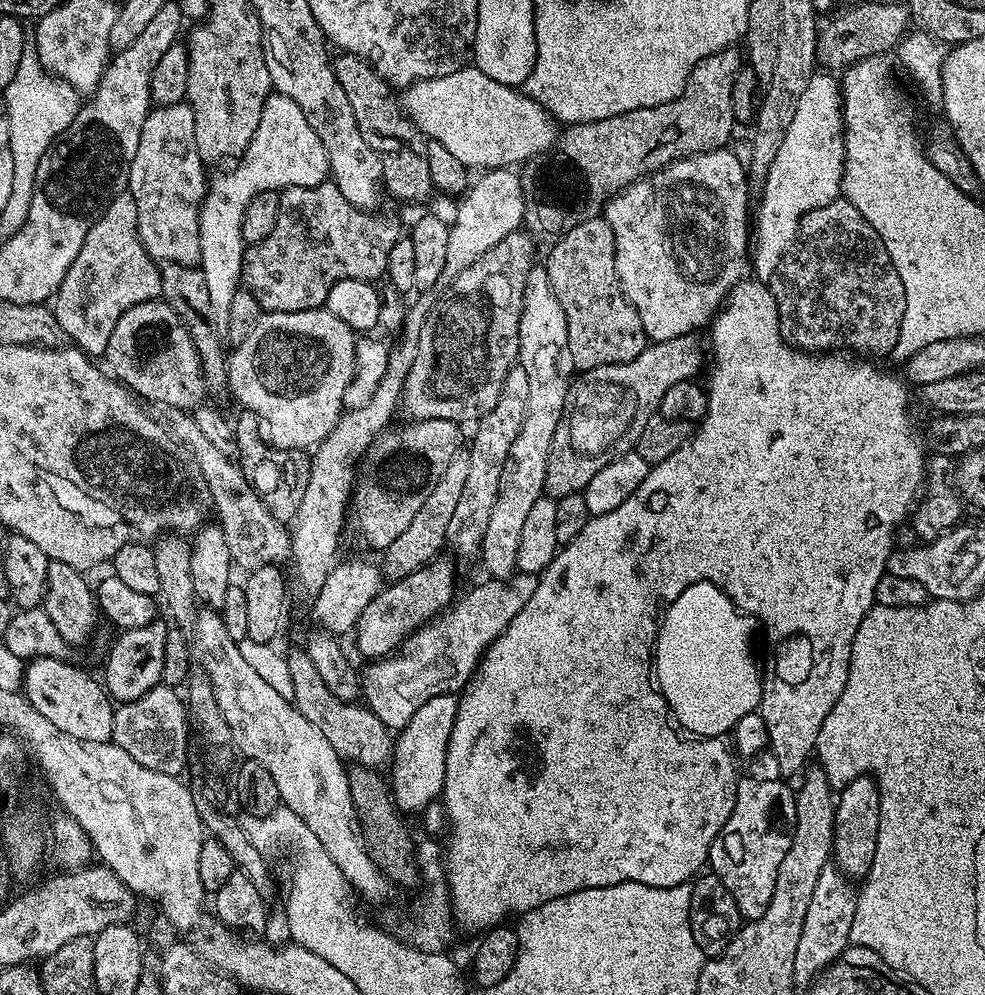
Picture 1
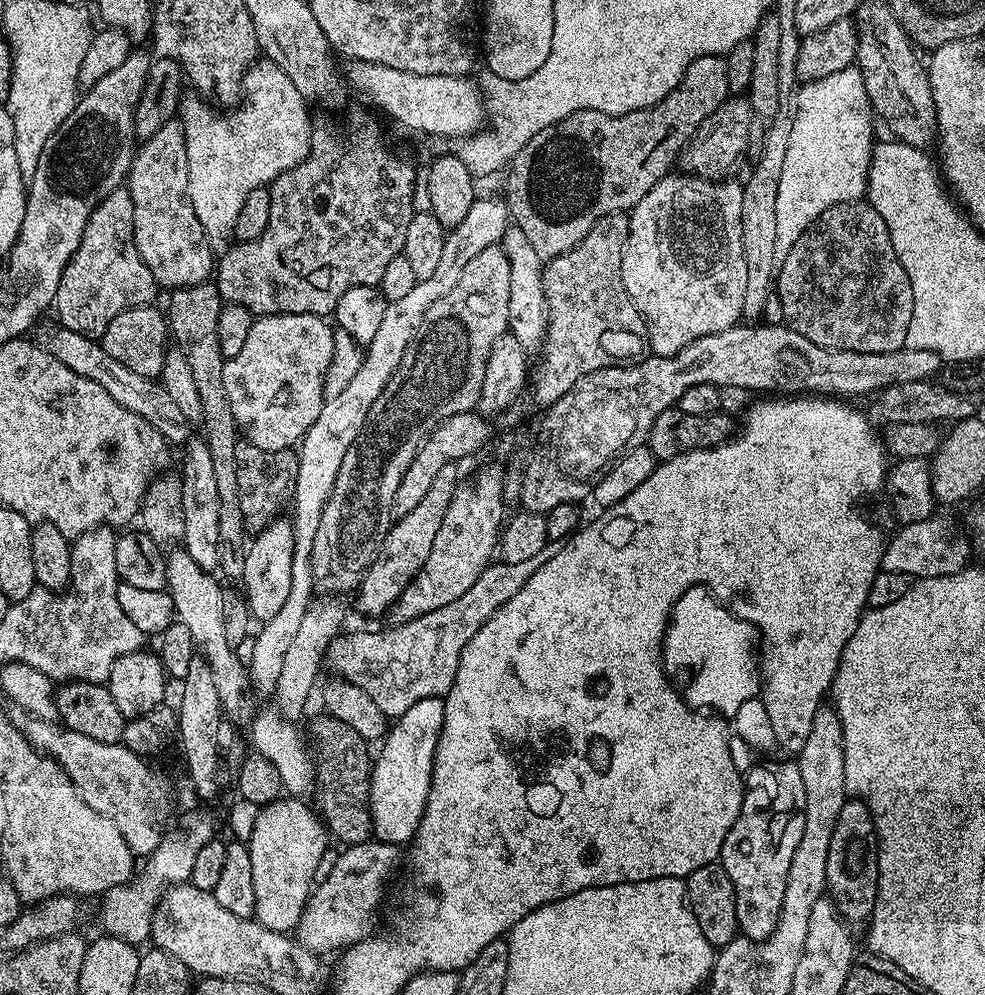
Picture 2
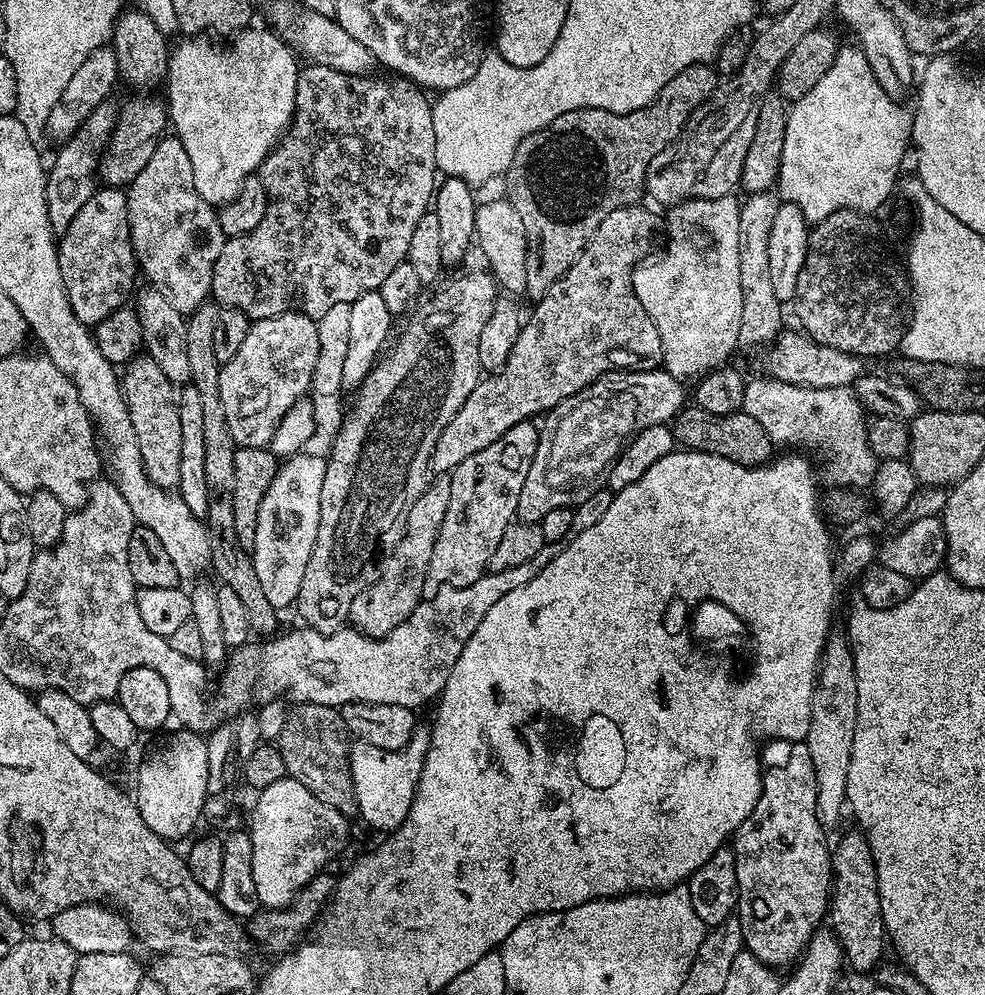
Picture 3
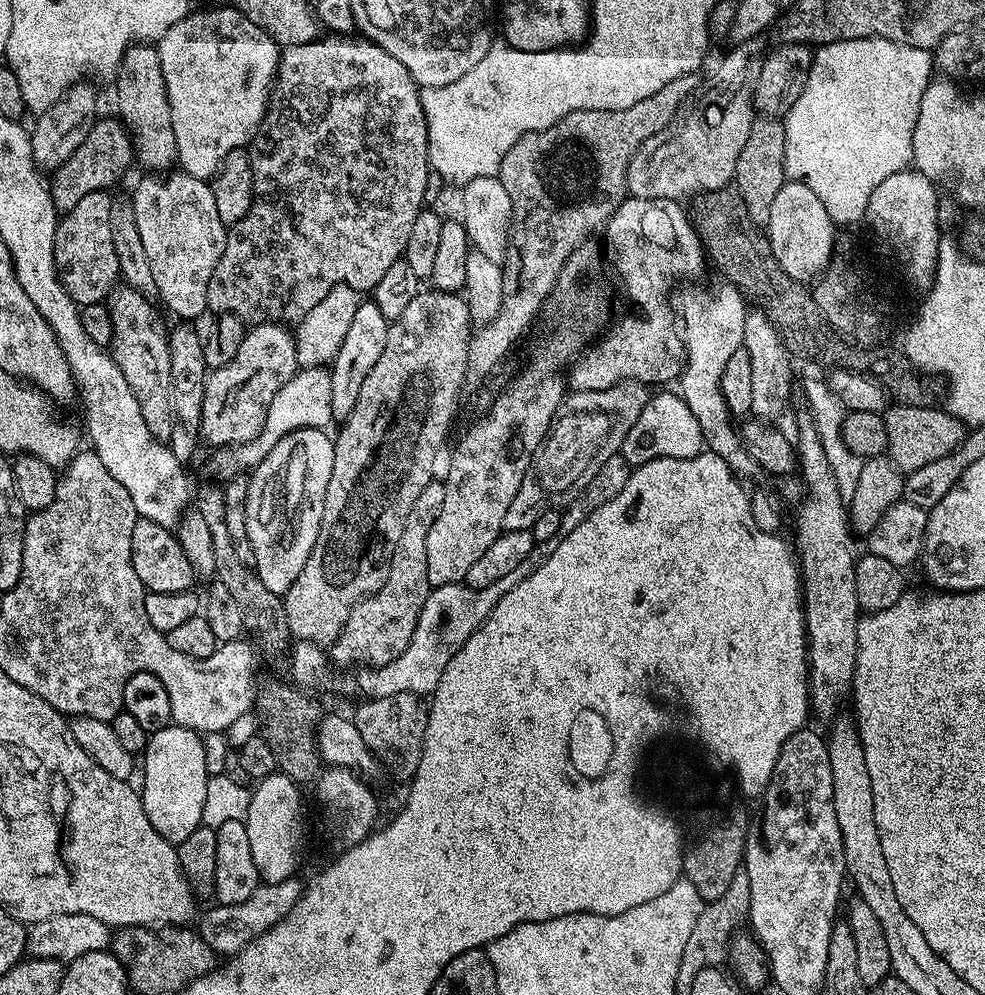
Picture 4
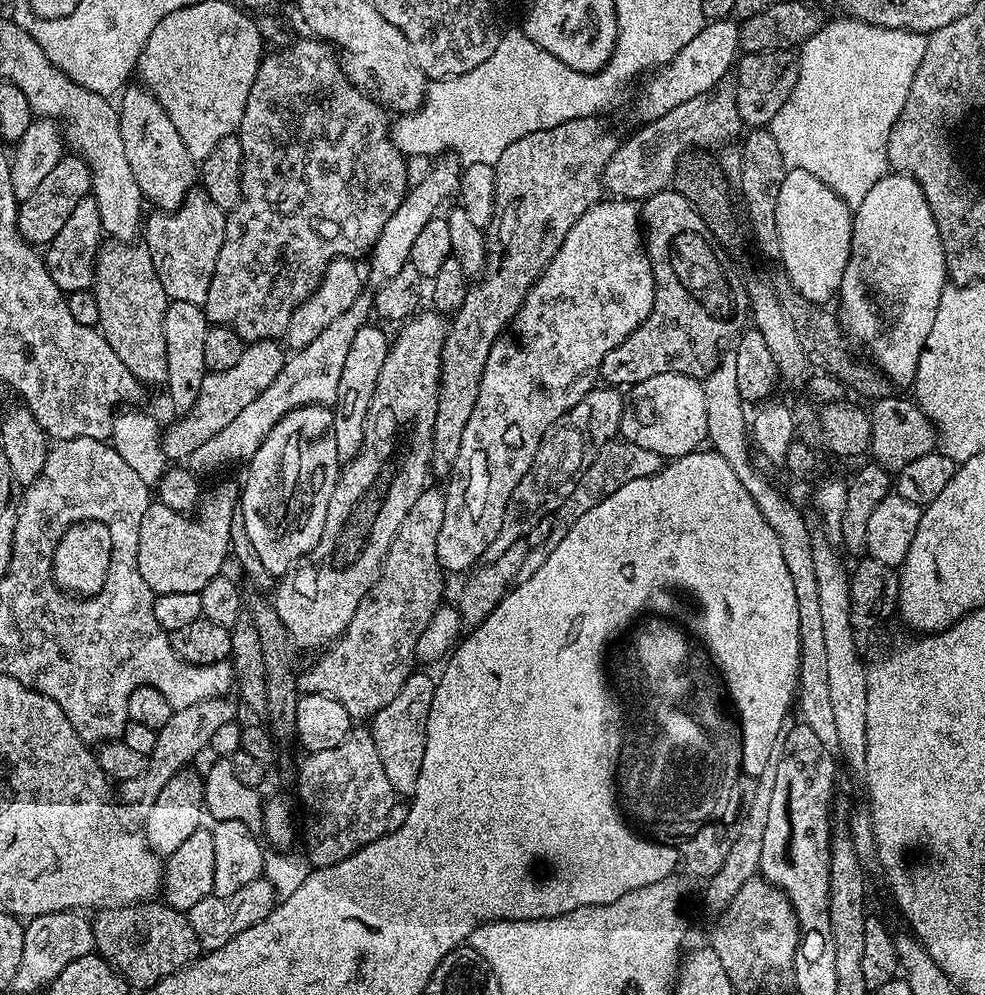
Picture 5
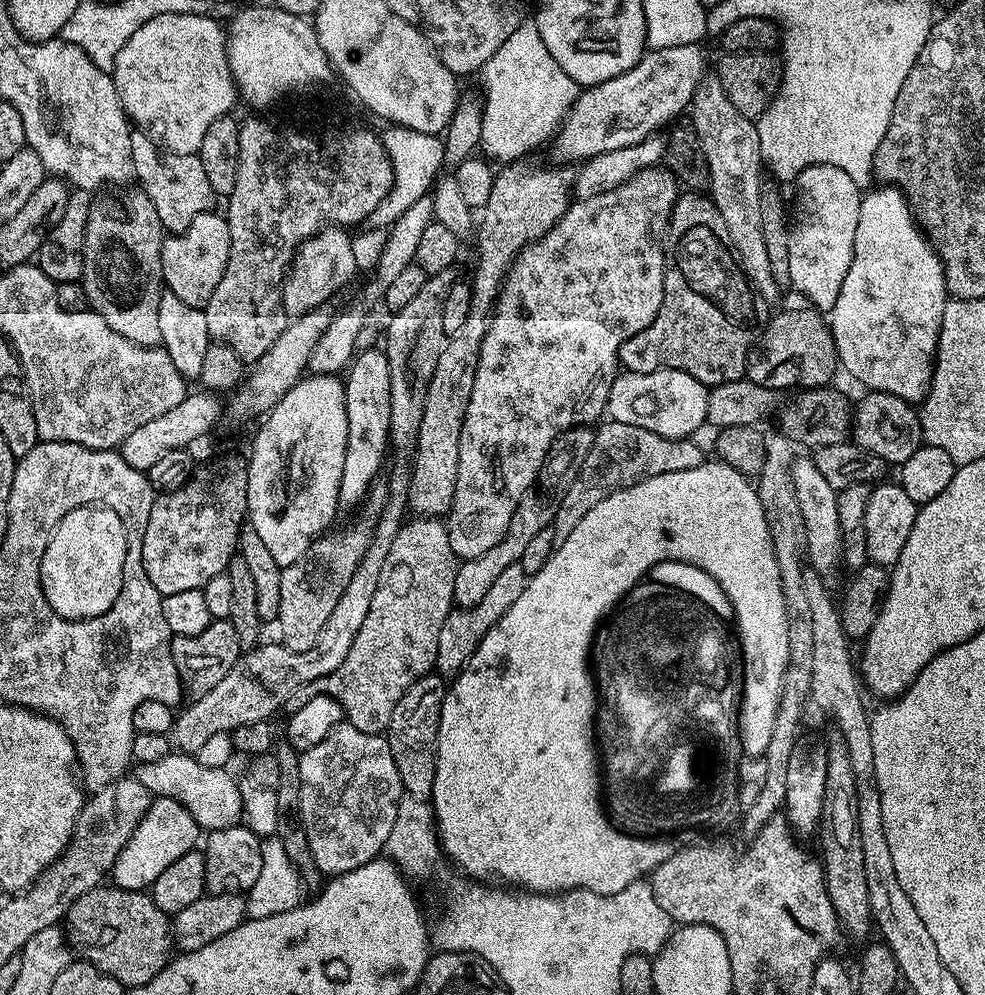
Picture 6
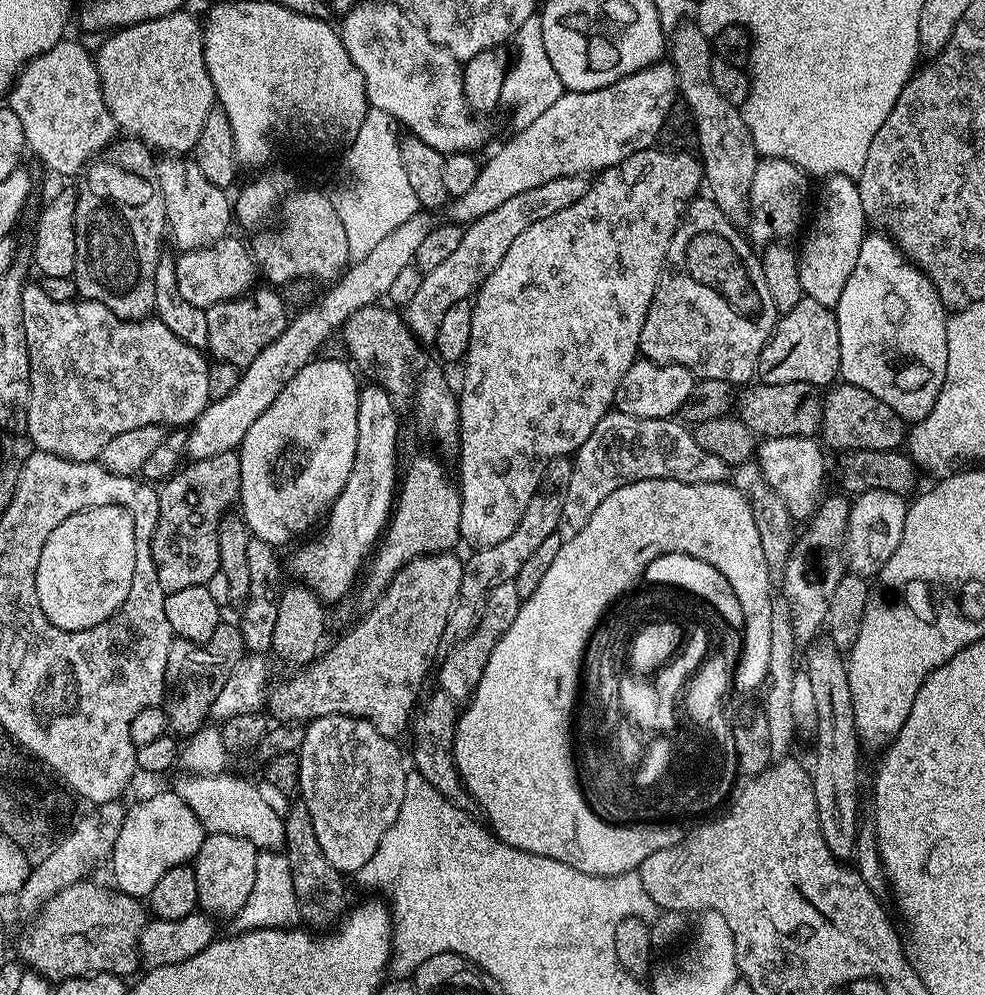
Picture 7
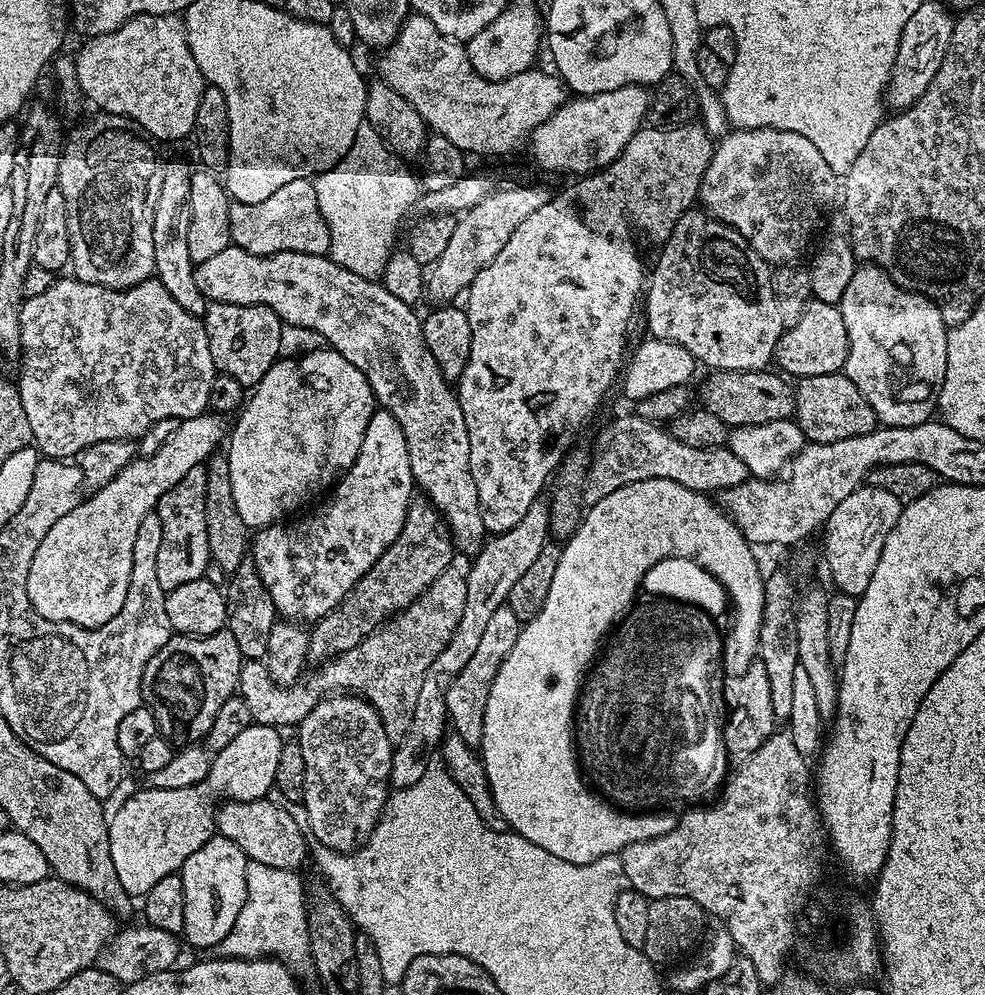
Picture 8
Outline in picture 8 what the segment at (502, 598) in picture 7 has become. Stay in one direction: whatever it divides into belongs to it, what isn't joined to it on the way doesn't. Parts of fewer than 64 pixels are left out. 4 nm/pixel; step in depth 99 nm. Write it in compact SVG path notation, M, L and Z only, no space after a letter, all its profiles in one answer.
M506 606L494 610L490 623L486 625L486 631L482 633L478 647L474 650L474 655L470 657L470 662L466 662L464 669L453 678L446 690L446 710L451 727L462 736L463 741L468 745L479 745L490 686L502 662L510 654L510 650L514 650L514 642L518 642L521 627L522 622L516 617L514 610Z

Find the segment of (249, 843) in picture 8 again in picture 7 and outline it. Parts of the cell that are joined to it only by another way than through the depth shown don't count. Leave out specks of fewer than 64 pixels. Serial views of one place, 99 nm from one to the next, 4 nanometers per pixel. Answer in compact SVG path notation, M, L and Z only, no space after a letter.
M180 774L174 784L174 791L190 810L194 810L194 818L208 834L234 834L238 838L246 838L246 842L254 842L258 850L280 850L284 846L284 816L272 809L272 804L251 784L240 776L225 774L222 776L190 776Z

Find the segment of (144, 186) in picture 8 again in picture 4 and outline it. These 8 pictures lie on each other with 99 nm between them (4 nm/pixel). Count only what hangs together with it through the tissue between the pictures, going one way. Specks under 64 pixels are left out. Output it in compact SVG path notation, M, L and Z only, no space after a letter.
M124 286L111 297L112 343L110 355L115 360L126 386L138 400L142 422L156 440L171 441L176 415L174 414L174 386L172 385L172 351L169 343L160 337L152 316L148 313L145 297L132 287Z

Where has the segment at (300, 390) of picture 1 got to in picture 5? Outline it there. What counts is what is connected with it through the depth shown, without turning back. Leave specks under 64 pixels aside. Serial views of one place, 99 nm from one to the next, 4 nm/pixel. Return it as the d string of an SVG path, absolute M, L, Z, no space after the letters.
M257 340L249 343L241 360L231 370L208 372L205 375L198 402L194 402L192 409L176 418L163 433L164 454L169 461L187 461L188 456L198 450L198 446L203 446L210 438L214 438L214 434L218 434L218 430L234 422L234 418L246 406L250 406L250 402L254 402L254 398L258 398L258 394L262 394L262 390L266 390L266 386L270 386L274 378L278 378L278 370L282 370L286 359L285 349L280 349L278 345L276 340Z

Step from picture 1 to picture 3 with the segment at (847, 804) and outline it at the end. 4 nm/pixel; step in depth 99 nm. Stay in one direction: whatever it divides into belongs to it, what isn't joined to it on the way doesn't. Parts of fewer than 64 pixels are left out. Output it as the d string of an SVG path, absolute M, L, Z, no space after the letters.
M853 830L841 838L830 852L832 858L832 886L830 889L831 931L840 942L843 959L856 972L871 973L885 959L886 933L880 913L880 895L876 885L876 867L870 854L868 839L863 832Z

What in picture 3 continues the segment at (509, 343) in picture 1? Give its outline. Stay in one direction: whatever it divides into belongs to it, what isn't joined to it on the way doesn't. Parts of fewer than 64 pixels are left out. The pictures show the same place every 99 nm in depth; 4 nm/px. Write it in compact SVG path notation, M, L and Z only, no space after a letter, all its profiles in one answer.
M481 270L481 272L468 272L465 276L460 276L457 280L452 280L445 286L441 292L436 292L428 300L428 305L409 322L404 328L404 333L400 337L395 337L394 343L387 349L386 355L377 363L372 372L365 377L363 384L358 390L360 397L356 400L356 405L352 408L352 413L344 420L344 426L336 436L336 441L332 444L332 453L327 453L324 466L324 477L322 478L322 494L320 495L320 517L318 518L318 534L314 542L314 550L310 554L310 562L306 562L306 574L302 578L302 586L298 590L298 598L294 605L295 611L300 611L300 616L307 627L318 630L319 632L337 632L339 628L348 624L348 615L350 614L350 602L366 590L378 578L380 565L385 556L392 551L402 538L406 530L406 518L410 514L410 506L418 502L420 495L430 483L430 465L432 463L432 451L450 418L458 414L462 402L470 398L470 390L480 383L482 379L482 369L480 359L478 358L478 338L482 338L482 326L486 326L490 314L496 305L498 295L498 285L491 272Z

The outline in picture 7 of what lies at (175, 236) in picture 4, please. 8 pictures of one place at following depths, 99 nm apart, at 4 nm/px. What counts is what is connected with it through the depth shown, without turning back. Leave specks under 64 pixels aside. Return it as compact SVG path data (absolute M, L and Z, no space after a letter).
M232 239L219 240L216 244L211 244L209 248L195 248L193 252L180 252L175 257L178 294L182 294L182 298L186 298L190 306L207 310L223 300L243 296L257 283L258 265L253 253L242 241Z

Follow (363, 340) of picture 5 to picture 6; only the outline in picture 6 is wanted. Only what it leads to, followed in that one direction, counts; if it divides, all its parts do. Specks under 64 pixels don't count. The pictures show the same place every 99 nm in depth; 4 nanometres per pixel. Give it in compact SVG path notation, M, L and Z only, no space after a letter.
M379 347L359 353L346 369L344 401L346 402L346 462L342 466L340 503L352 508L368 492L384 464L384 451L390 448L390 366Z

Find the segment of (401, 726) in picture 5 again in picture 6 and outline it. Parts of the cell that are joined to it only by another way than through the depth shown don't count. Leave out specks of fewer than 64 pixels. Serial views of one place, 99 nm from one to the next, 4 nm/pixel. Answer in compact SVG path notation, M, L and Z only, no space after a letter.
M429 674L418 678L406 694L394 706L394 714L384 735L388 740L390 752L407 795L426 802L431 799L434 770L436 769L436 738L442 714L442 702L446 691L445 677Z

